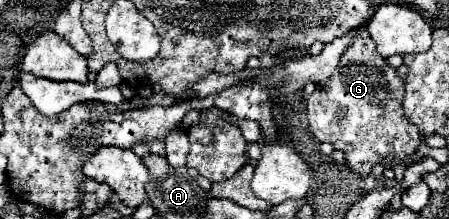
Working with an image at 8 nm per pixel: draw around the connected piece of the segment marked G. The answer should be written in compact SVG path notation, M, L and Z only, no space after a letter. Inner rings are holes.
M370 36L354 38L340 58L338 72L316 84L316 90L306 98L310 130L320 142L330 142L336 150L344 150L348 166L358 174L368 174L378 158L408 158L420 146L420 132L402 108L404 80L376 52Z

